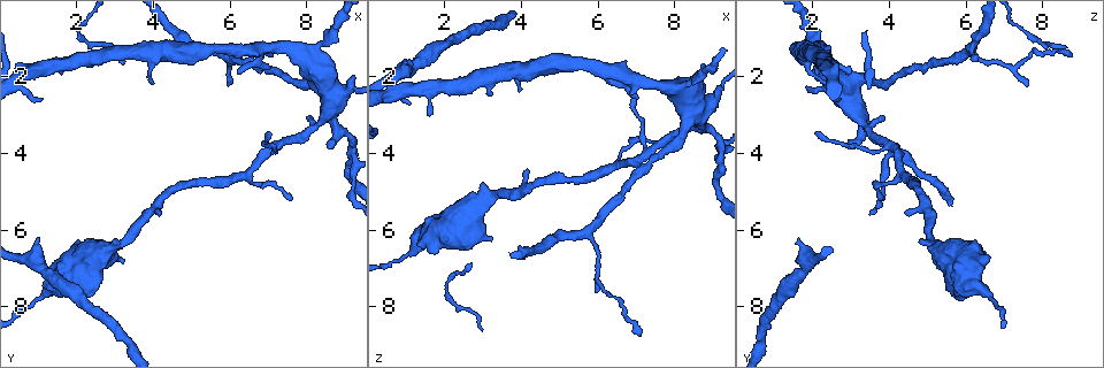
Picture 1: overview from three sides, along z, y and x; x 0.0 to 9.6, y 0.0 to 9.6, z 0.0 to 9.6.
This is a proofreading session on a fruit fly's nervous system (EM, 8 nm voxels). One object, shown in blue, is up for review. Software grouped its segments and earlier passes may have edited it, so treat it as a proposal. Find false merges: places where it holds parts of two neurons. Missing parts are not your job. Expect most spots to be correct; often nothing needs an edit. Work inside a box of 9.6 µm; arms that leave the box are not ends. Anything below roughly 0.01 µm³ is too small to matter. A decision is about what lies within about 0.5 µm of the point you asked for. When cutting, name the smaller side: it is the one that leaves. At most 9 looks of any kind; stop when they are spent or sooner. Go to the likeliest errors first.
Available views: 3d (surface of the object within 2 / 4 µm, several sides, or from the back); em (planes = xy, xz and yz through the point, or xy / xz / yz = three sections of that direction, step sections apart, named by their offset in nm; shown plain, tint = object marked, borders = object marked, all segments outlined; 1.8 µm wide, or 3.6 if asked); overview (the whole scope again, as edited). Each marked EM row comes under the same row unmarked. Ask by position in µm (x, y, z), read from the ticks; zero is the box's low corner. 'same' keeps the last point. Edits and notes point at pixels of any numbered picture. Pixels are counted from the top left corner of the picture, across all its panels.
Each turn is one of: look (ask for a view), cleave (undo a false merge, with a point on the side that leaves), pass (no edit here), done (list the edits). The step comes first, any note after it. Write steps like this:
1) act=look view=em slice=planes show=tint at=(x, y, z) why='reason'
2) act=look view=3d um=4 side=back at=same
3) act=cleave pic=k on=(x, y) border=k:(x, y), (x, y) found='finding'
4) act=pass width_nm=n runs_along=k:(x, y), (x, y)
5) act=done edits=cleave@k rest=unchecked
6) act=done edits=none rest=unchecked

act=look view=em um=3.6 slice=planes show=borders at=(8.25, 3.25, 3.35) why='four arms meet'

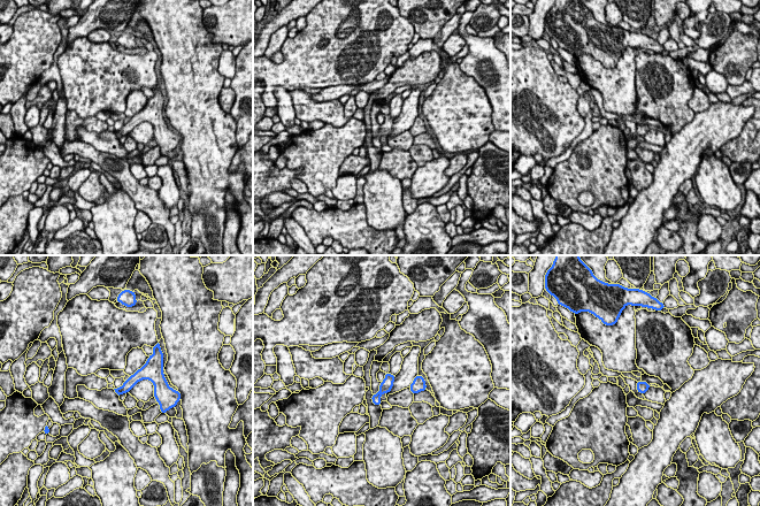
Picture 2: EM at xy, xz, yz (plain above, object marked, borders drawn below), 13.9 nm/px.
act=pass found='all the same neuron'

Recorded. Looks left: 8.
act=look view=em um=3.6 slice=xz step=8 show=tint at=(3.90, 1.40, 1.85) why='a fork'

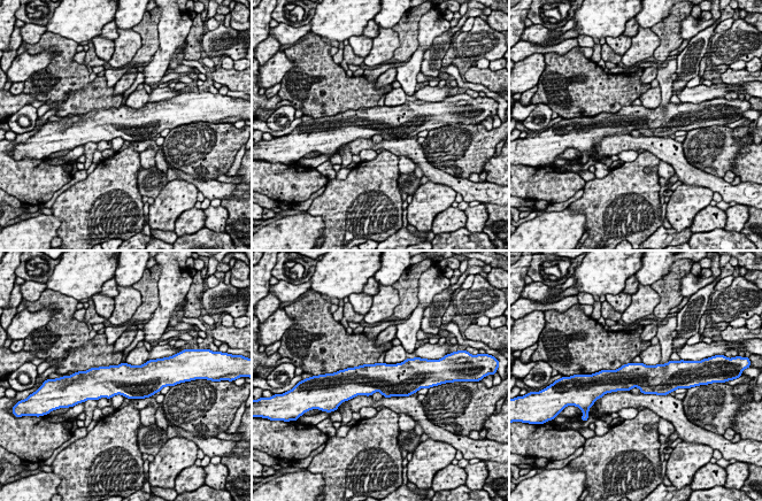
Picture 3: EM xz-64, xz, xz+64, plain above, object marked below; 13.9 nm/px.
act=pass width_nm=400 found='continuous, no second neuron'

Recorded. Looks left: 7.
act=look view=em slice=xz step=16 show=tint at=(6.75, 1.25, 2.05) why='sudden change in width'

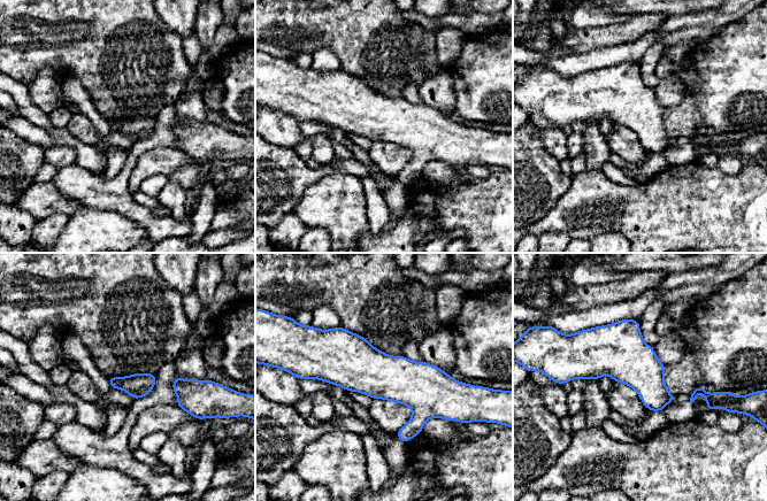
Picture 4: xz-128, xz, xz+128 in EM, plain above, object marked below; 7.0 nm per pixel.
act=look view=em slice=planes show=tint at=same

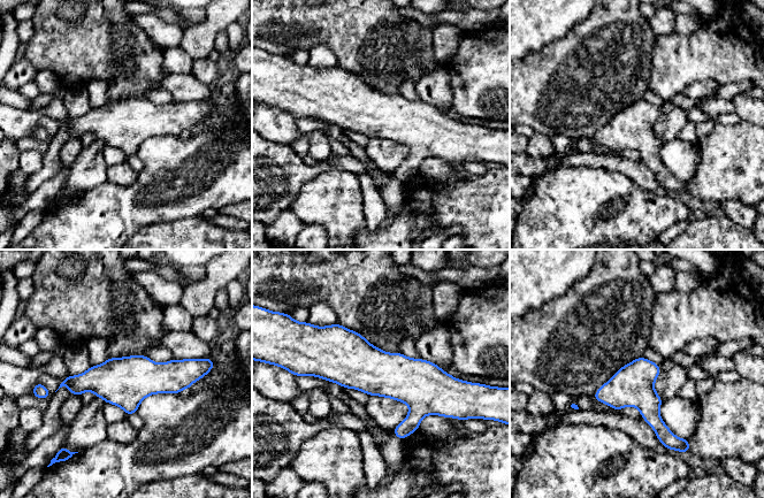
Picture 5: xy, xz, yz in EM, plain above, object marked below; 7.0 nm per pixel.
act=pass runs_along=5:(192, 373), (172, 377), (66, 383) found='continuous, no second neuron'

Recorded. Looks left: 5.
act=look view=3d um=2 at=(6.45, 4.65, 4.30) why='sudden change in width'

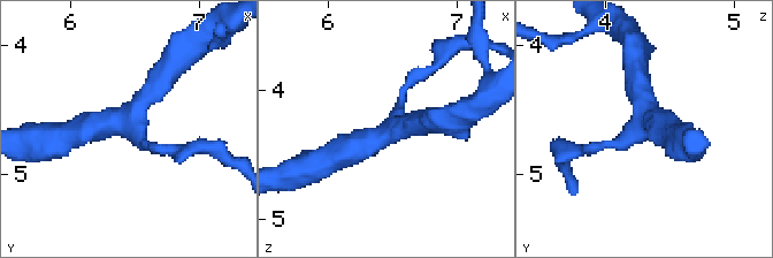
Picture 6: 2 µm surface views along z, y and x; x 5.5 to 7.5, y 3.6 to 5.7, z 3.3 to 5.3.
act=look view=em slice=xy step=8 show=tint at=(6.40, 4.58, 4.34) arms=3 why='need the tissue'

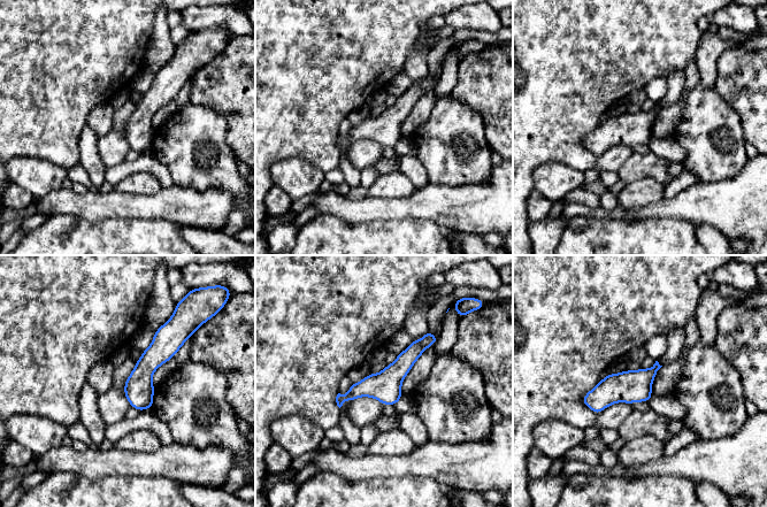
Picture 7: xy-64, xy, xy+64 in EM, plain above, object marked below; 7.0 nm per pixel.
act=look view=em slice=planes show=tint at=same why='another direction'

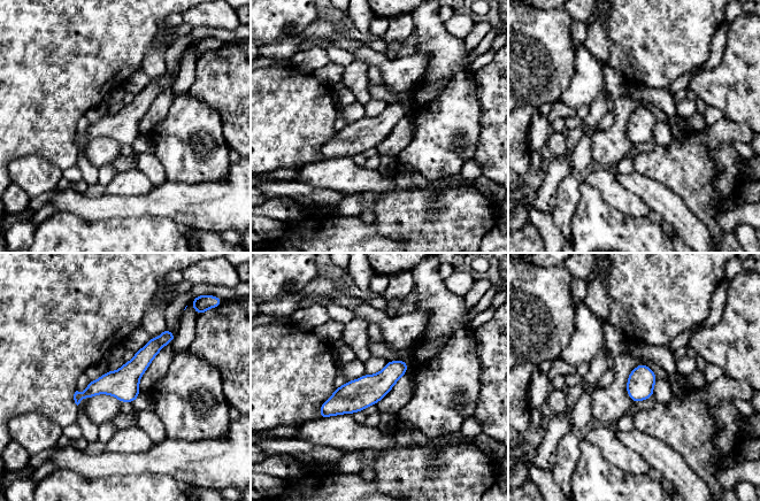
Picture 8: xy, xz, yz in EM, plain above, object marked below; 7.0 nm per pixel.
act=pass found='one neuron here'

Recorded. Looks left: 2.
act=done edits=none rest=unchecked

